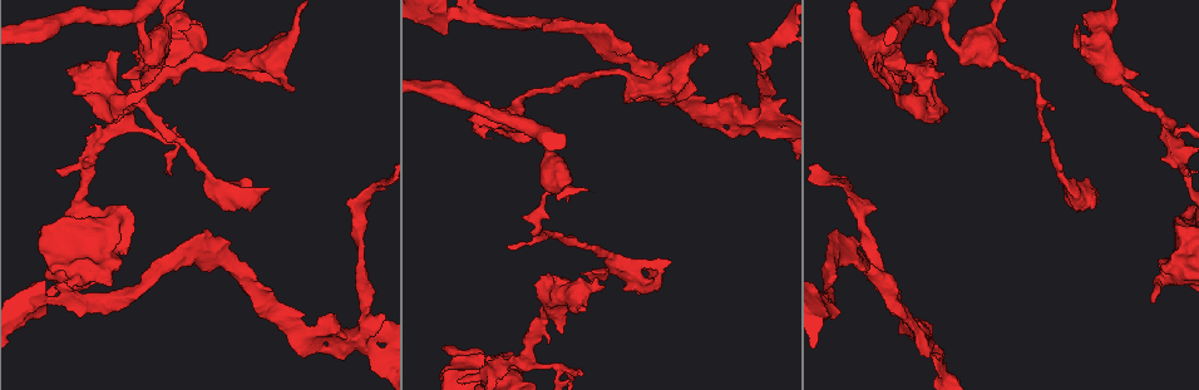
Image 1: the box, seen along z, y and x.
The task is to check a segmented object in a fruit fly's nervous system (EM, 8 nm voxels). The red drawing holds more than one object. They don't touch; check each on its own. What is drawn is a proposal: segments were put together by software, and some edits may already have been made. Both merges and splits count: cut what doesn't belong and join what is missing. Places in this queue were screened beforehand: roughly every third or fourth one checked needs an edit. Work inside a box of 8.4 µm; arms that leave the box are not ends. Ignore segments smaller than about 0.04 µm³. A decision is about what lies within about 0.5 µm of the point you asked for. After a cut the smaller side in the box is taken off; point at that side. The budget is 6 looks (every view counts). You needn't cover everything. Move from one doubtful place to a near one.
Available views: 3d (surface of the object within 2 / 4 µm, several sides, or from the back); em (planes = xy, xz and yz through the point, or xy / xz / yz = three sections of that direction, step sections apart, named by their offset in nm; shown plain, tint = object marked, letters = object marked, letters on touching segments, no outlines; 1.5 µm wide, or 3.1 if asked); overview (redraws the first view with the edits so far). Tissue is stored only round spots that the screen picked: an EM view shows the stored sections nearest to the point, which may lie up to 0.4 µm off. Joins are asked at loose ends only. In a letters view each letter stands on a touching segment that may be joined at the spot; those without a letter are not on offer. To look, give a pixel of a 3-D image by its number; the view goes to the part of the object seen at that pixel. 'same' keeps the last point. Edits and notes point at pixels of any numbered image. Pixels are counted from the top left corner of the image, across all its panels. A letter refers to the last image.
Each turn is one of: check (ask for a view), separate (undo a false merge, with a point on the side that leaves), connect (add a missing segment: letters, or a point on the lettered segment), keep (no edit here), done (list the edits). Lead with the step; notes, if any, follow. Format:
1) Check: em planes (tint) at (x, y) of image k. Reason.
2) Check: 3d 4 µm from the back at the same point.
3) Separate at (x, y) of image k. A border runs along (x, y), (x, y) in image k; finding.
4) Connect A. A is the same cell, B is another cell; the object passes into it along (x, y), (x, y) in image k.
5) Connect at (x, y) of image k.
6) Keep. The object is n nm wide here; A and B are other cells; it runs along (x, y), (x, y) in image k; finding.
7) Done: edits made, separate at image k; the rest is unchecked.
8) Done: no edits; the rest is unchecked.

Check: em yz step 4 (tint) at (99, 277) of image 1. Thick turns thin.

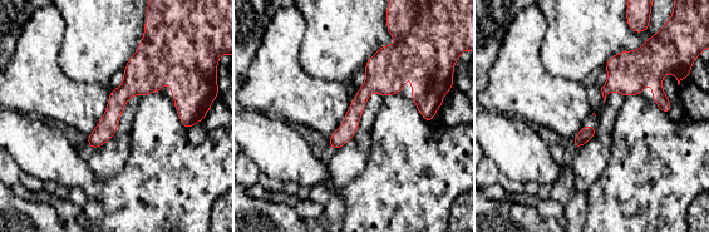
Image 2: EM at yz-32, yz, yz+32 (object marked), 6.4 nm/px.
Check: em planes (letters) at the same point.

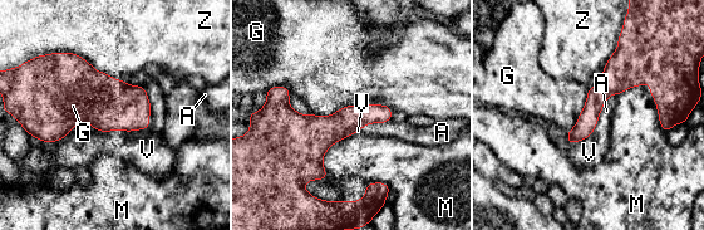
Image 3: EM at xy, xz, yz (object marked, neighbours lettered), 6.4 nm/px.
Keep. A, G, M, V and Z are other cells; a border runs along (350, 104), (331, 114), (311, 114) in image 3; all the same neuron.

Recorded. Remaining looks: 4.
Check: em planes (letters) at (669, 260) of image 1. An open end.

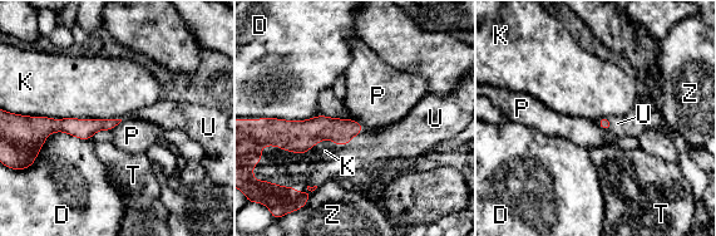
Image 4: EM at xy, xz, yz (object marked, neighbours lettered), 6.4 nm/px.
Connect at (391, 142) of image 4. U is the same cell, D, K, P, T and Z are other cells; the object passes into it along (341, 131), (355, 134), (391, 142) in image 4; it goes on there.

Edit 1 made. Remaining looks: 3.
Check: 3d 4 µm at (150, 52) of image 1. Thin neck.

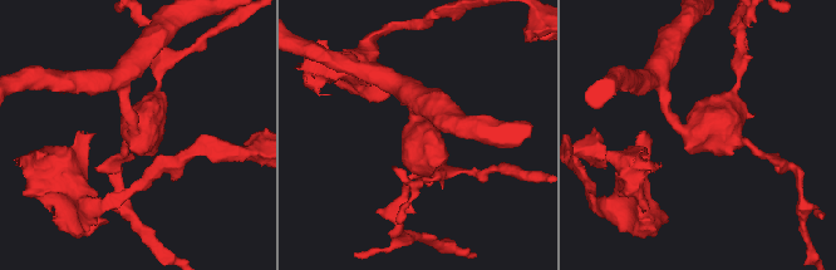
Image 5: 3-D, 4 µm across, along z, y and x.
Check: em planes (tint) at (424, 138) of image 5. 3 arms meet here.

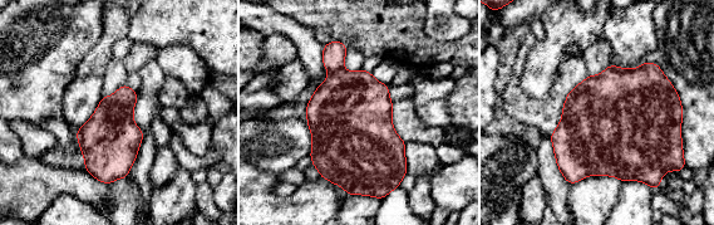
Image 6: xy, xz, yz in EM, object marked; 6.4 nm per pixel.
Check: em planes (letters) at the same point. See the neighbours.

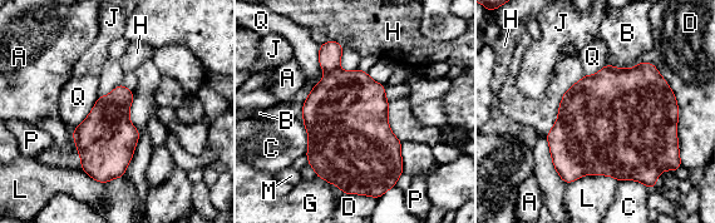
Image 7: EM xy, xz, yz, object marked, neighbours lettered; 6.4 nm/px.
Separate at (330, 53) of image 7. A, B, C, D, G, H, J, L, M, P and Q are other cells; two neurons meet here.

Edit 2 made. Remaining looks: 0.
Done: edits made, connect at image 4, separate at image 7; the rest is unchecked.

